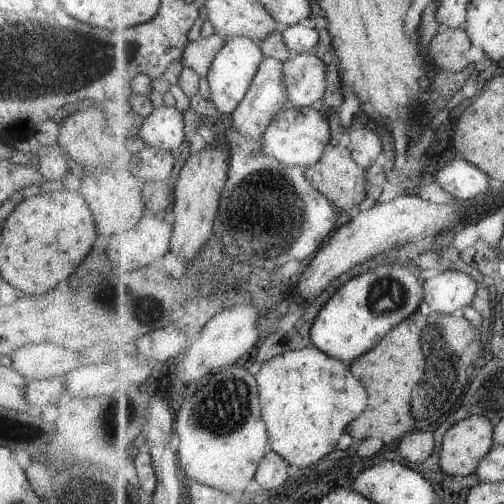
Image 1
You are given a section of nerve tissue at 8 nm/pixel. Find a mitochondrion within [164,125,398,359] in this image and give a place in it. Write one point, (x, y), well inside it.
(284, 221)

